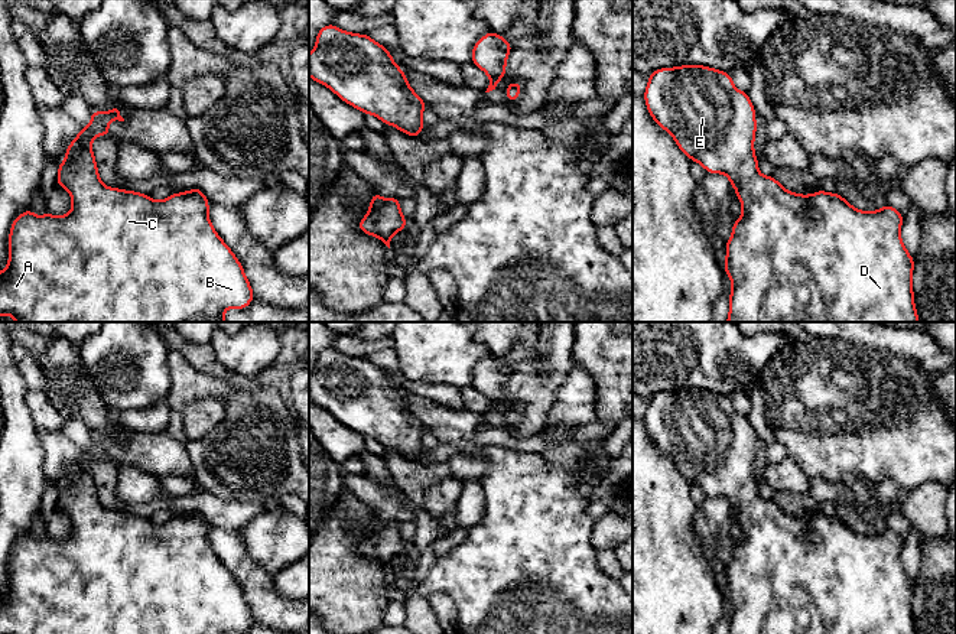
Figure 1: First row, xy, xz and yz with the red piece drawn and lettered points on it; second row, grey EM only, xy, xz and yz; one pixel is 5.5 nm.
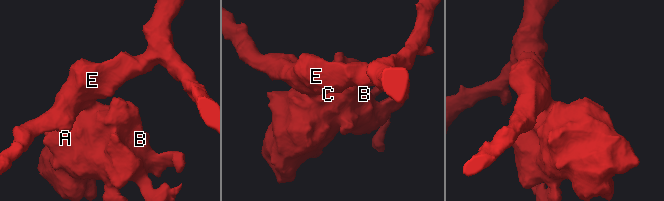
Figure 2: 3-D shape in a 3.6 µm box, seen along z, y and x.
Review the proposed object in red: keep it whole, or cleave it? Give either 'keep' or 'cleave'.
keep

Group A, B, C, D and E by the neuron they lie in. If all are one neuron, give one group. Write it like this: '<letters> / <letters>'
A B C D E

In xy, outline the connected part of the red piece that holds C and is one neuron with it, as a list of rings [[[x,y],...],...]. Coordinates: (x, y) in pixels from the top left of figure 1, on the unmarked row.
[[[113,430],[108,436],[91,433],[91,442],[91,448],[82,451],[79,458],[69,466],[68,474],[64,477],[66,484],[64,487],[56,487],[59,492],[56,508],[65,511],[71,517],[71,536],[62,540],[55,540],[49,536],[38,540],[27,533],[20,537],[10,550],[9,588],[0,596],[0,634],[225,634],[228,631],[247,631],[254,621],[253,612],[238,582],[215,556],[208,540],[209,527],[202,514],[194,511],[189,516],[173,517],[163,524],[153,524],[144,517],[107,511],[98,501],[97,485],[91,468],[95,459],[110,459],[110,445],[124,445],[124,442],[120,439],[120,430]]]

